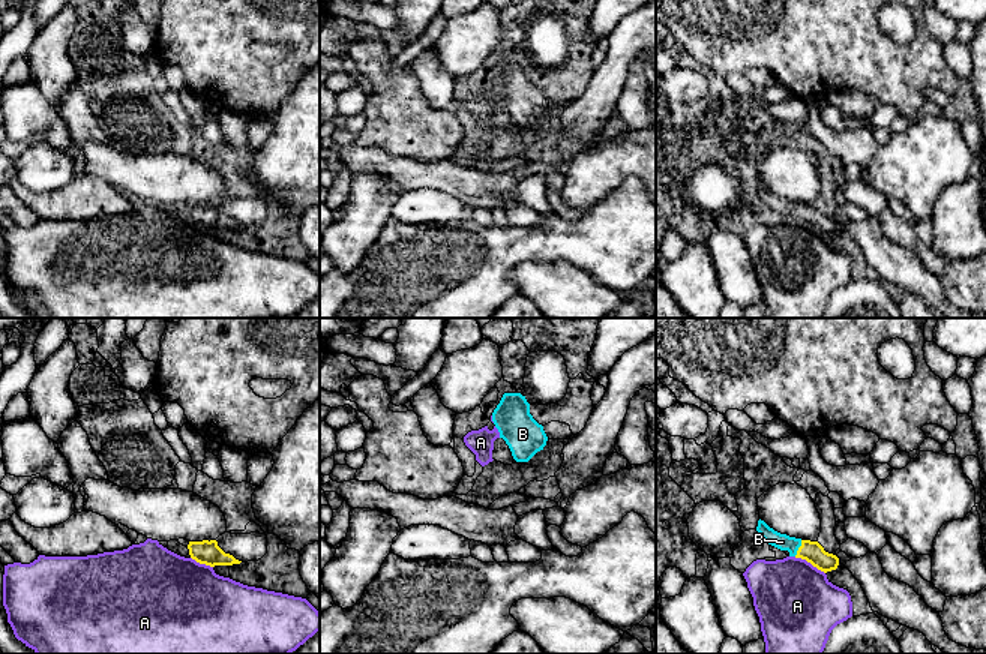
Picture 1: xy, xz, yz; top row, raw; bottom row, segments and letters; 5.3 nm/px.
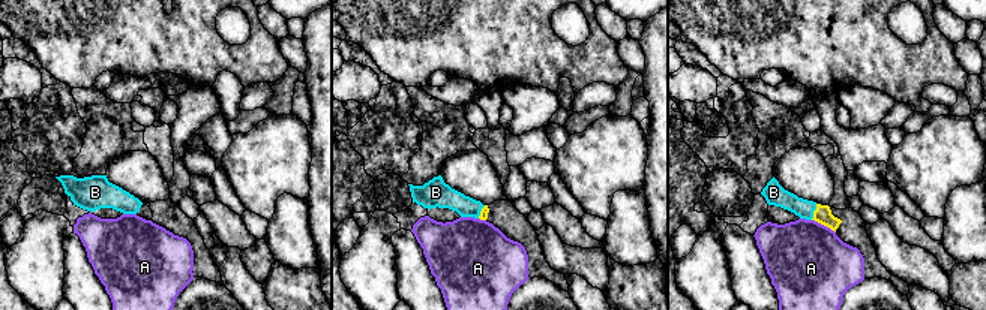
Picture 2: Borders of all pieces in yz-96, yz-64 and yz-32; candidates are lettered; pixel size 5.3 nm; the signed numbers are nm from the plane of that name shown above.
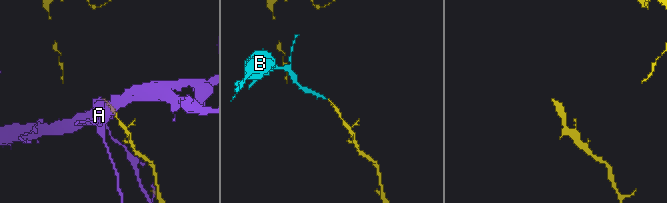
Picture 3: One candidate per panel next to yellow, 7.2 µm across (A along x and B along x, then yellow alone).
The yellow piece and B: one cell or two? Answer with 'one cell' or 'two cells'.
one cell

